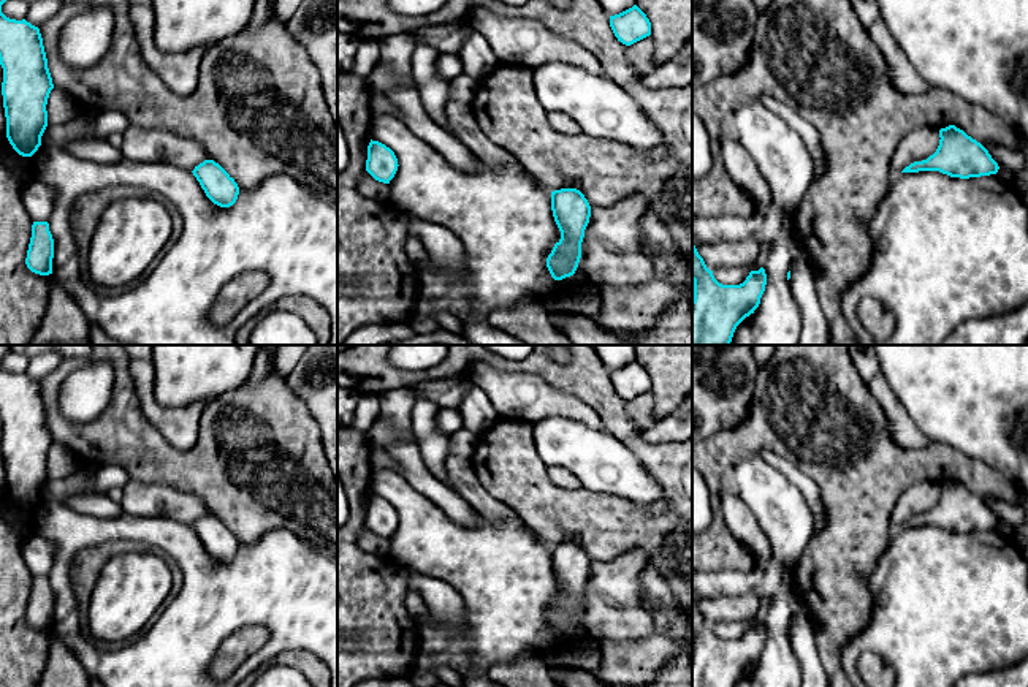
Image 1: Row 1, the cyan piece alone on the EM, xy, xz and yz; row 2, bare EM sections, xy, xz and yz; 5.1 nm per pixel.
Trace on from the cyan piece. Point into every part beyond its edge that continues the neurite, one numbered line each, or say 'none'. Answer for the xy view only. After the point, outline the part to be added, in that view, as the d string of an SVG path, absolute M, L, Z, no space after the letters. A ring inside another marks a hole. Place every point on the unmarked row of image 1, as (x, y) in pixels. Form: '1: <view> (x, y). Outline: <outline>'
none

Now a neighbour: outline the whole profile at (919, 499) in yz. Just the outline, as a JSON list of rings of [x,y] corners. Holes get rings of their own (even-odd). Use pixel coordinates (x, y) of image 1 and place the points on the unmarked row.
[[[917,483],[906,489],[897,505],[893,507],[890,516],[890,530],[898,530],[906,521],[914,516],[927,514],[933,510],[939,500],[939,484],[923,484]]]

